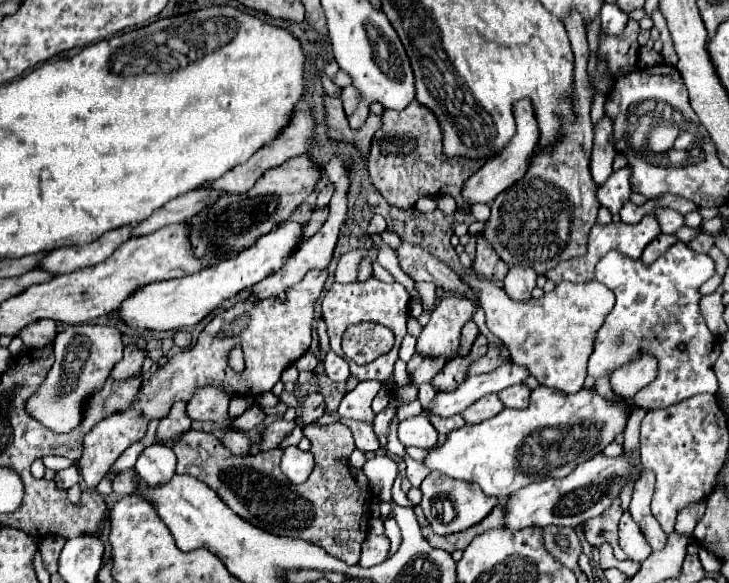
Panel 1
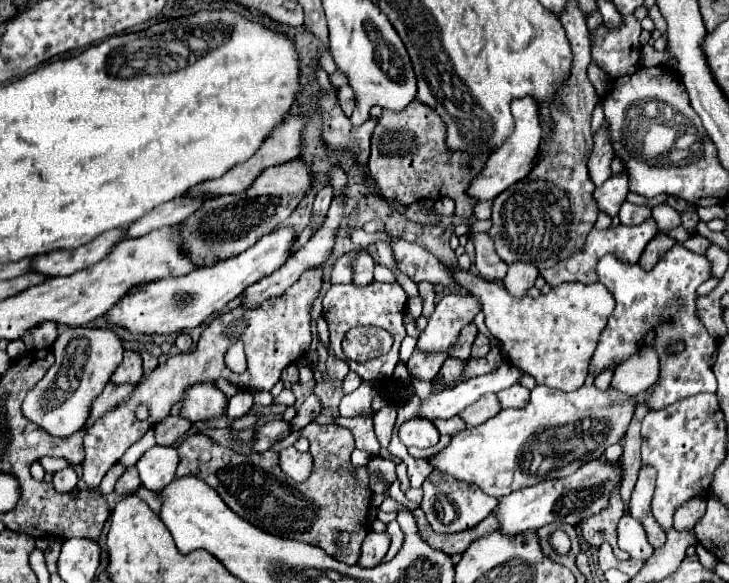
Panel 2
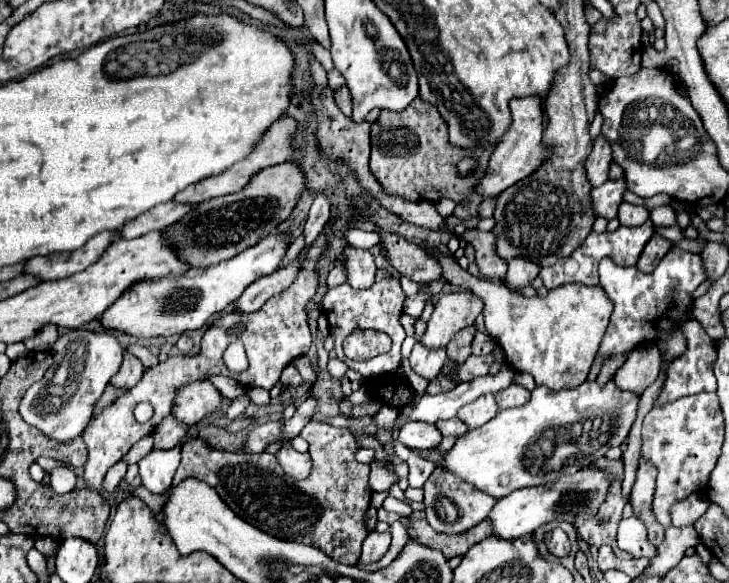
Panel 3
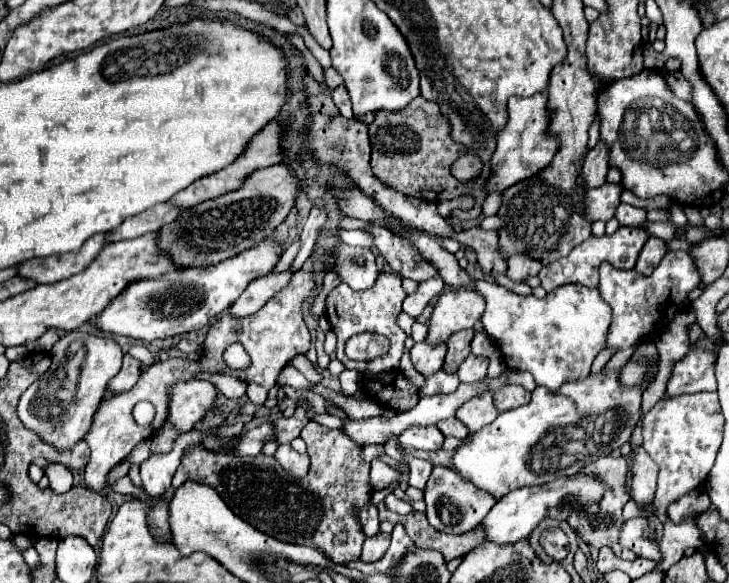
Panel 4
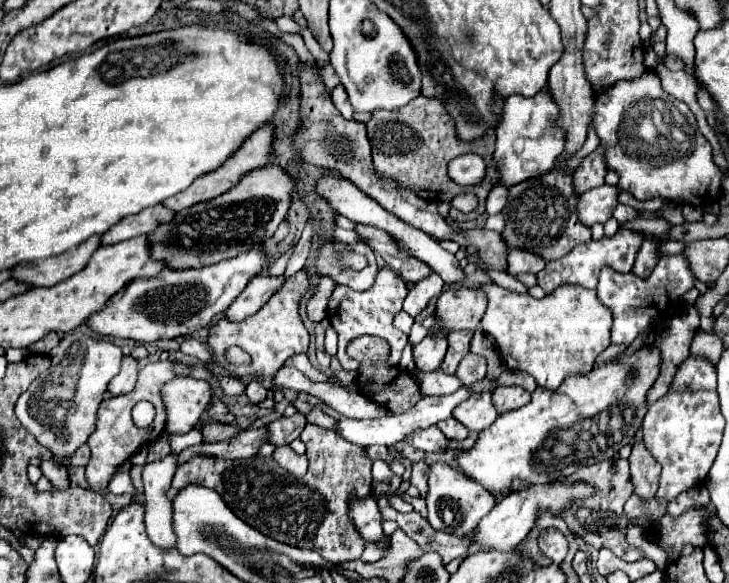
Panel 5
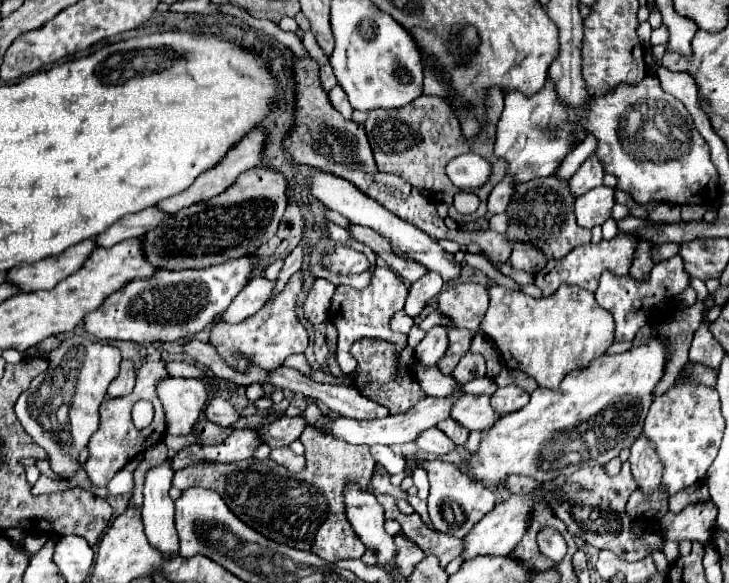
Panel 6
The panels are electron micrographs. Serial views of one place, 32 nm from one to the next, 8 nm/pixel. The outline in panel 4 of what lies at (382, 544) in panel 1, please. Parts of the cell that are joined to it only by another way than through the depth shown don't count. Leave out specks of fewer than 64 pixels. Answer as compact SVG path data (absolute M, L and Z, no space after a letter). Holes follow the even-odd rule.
M384 534L368 538L363 544L360 560L363 562L376 562L376 560L382 558L386 548L388 548L388 538Z

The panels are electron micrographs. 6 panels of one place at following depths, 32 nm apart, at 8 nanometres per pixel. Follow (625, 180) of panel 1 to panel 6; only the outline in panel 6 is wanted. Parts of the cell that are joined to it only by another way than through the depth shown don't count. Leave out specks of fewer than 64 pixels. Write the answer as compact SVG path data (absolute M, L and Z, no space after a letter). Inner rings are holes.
M598 186L574 200L576 222L588 230L592 230L594 226L602 226L610 218L612 206L614 206L614 190L608 186Z

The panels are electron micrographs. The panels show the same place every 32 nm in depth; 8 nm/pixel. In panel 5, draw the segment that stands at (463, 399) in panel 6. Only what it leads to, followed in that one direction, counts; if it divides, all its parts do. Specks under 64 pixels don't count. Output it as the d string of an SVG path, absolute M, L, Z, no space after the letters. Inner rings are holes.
M472 394L468 396L464 402L460 402L452 416L456 420L460 420L468 430L476 430L480 432L482 428L488 428L494 424L494 420L498 418L496 408L492 406L490 394Z

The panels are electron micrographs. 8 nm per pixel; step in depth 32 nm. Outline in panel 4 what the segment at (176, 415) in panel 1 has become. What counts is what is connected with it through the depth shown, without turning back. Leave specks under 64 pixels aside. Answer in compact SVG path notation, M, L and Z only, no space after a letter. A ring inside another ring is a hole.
M166 422L164 428L160 430L160 436L156 436L156 440L152 440L152 446L150 446L150 454L166 454L172 450L172 444L174 444L174 438L178 436L180 432L172 430L170 424Z

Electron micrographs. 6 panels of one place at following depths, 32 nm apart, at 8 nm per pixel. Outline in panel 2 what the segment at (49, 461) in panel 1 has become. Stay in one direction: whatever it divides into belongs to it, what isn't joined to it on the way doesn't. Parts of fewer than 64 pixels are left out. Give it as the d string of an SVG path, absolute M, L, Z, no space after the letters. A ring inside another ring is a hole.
M40 458L38 460L40 464L42 464L42 468L46 470L46 472L56 472L56 470L62 470L62 468L66 468L66 466L70 466L66 460L60 460L60 458Z

